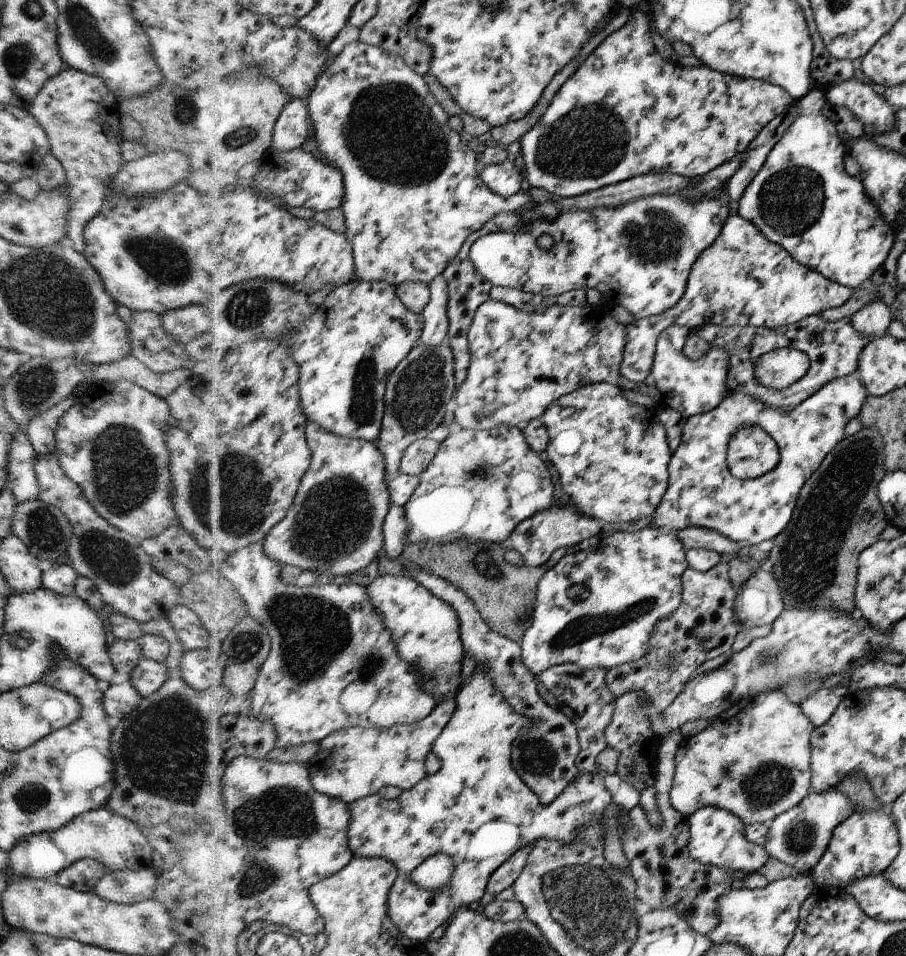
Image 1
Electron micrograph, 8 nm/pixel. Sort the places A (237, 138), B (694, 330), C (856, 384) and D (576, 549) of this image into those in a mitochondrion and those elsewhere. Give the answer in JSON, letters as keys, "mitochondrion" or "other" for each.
{"A":"mitochondrion","B":"other","C":"other","D":"other"}

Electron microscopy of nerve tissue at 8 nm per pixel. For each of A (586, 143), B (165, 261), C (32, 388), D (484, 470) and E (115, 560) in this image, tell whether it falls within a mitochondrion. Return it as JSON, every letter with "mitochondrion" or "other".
{"A":"mitochondrion","B":"mitochondrion","C":"mitochondrion","D":"mitochondrion","E":"mitochondrion"}

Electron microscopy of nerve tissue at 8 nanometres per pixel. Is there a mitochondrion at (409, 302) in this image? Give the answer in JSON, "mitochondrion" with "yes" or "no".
{"mitochondrion":"no"}

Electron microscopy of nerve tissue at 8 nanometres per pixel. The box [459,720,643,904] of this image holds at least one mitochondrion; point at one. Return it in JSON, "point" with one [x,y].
{"point":[533,764]}

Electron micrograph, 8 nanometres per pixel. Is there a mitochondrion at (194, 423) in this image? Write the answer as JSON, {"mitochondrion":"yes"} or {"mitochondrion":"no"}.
{"mitochondrion":"no"}

